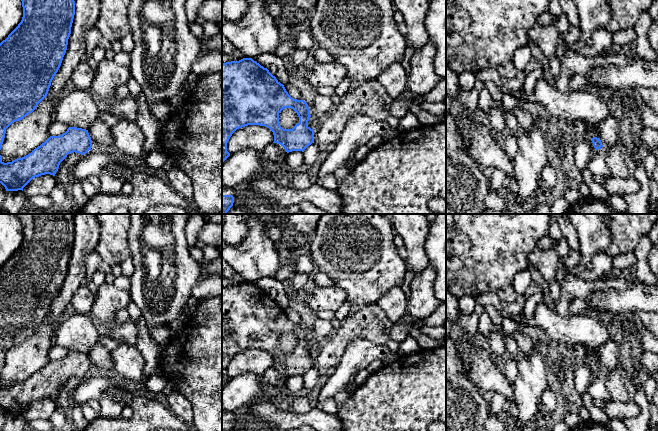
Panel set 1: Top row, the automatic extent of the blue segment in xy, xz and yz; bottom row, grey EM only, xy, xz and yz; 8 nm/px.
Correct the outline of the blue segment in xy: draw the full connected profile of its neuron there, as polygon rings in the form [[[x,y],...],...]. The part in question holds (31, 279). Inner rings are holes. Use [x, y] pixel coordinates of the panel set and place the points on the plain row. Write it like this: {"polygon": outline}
{"polygon": [[[14,214],[20,221],[23,241],[18,250],[0,267],[0,374],[6,353],[32,337],[47,320],[67,274],[75,239],[75,214]]]}

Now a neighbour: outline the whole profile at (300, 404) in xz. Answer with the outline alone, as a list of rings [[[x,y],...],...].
[[[306,393],[292,396],[291,411],[295,414],[306,414],[313,408],[311,399],[312,397]]]

